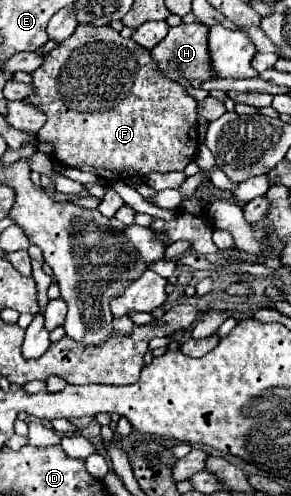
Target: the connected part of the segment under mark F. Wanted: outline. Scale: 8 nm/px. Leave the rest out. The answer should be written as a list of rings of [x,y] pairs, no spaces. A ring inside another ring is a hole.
[[[81,23],[75,33],[65,39],[59,47],[55,47],[43,61],[43,65],[33,71],[33,85],[35,85],[35,95],[27,97],[25,101],[39,107],[41,111],[45,111],[47,115],[47,123],[39,129],[39,139],[43,141],[51,141],[55,145],[53,151],[53,159],[59,161],[61,165],[69,165],[81,171],[91,171],[95,173],[99,179],[103,181],[127,181],[131,177],[147,177],[151,171],[159,171],[159,173],[167,173],[167,171],[183,171],[197,155],[199,151],[199,135],[197,135],[197,101],[193,97],[189,97],[185,93],[185,89],[171,81],[171,79],[163,79],[163,75],[159,75],[159,67],[155,67],[153,59],[151,59],[151,51],[145,47],[139,47],[133,39],[123,39],[117,31],[113,31],[109,25],[107,27],[95,27],[95,25],[87,25]]]

